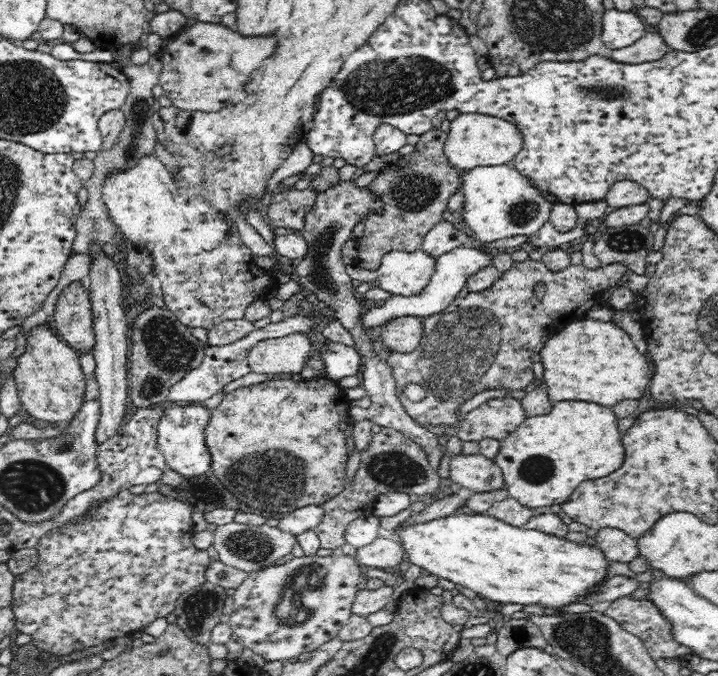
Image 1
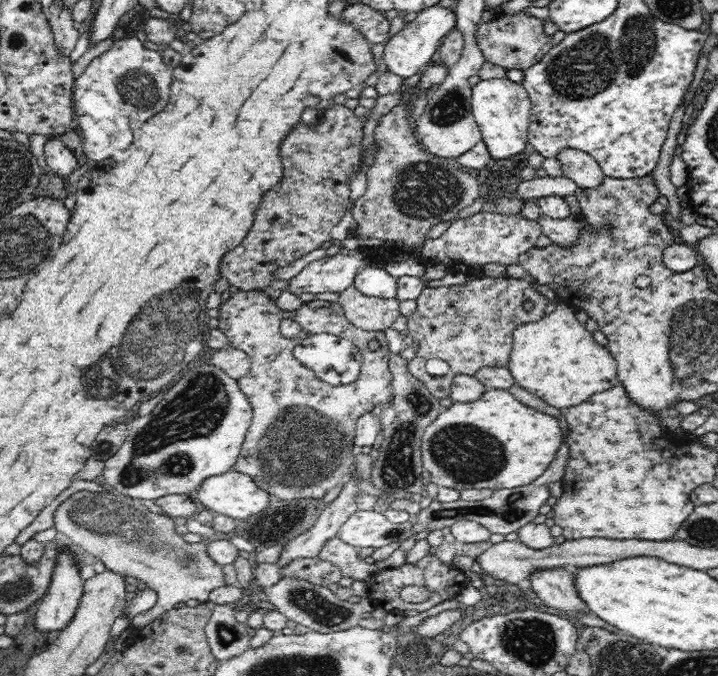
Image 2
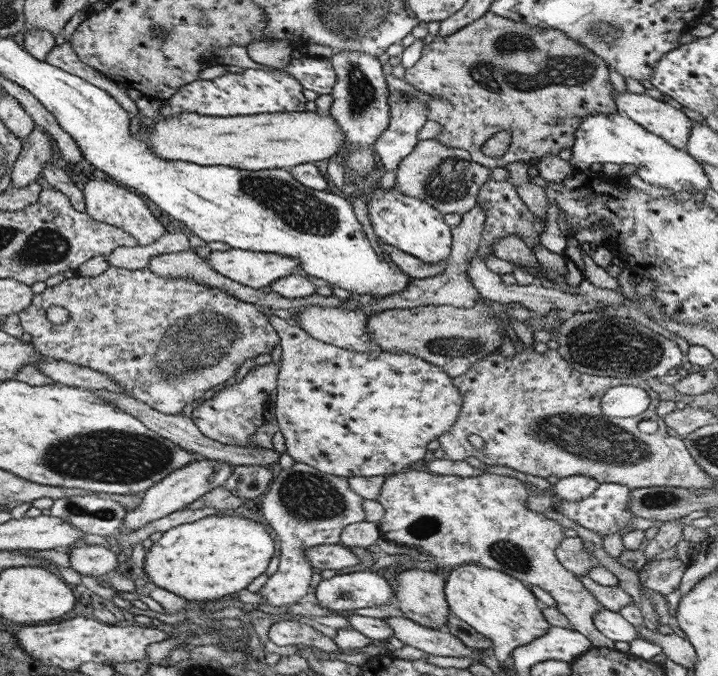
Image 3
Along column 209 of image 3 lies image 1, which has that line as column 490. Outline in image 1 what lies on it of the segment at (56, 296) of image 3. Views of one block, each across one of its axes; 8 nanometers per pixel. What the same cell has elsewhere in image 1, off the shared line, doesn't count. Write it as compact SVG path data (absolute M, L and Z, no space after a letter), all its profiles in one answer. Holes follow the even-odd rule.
M528 259L527 262L523 264L515 263L511 270L506 273L501 274L501 278L491 286L489 290L484 290L483 292L470 293L466 298L458 298L451 306L448 306L444 311L437 314L432 314L432 316L424 317L422 322L425 325L424 337L422 338L420 347L410 354L402 354L398 352L385 352L386 362L390 367L392 367L392 373L394 373L396 384L396 393L399 396L400 403L403 405L406 415L414 420L416 423L424 424L447 424L456 425L458 424L458 417L455 416L455 411L459 408L461 404L466 402L469 398L477 393L488 390L492 388L525 388L525 386L534 382L534 371L533 366L534 360L537 359L536 356L538 352L545 346L548 338L552 337L553 334L557 334L562 331L568 324L581 318L587 317L587 313L590 309L599 304L601 301L602 293L606 291L610 286L616 285L625 274L627 268L622 265L603 265L599 270L590 270L590 268L584 267L582 264L580 266L571 264L563 272L550 272L548 268L544 267L542 262L533 262ZM539 282L546 283L546 294L542 300L538 300L534 296L534 285Z

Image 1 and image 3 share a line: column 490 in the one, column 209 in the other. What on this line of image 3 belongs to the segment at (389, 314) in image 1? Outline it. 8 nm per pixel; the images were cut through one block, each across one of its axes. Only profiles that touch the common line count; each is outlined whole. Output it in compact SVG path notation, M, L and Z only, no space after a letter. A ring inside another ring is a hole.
M250 250L211 251L205 261L217 274L251 289L261 290L279 278L299 273L296 258Z

